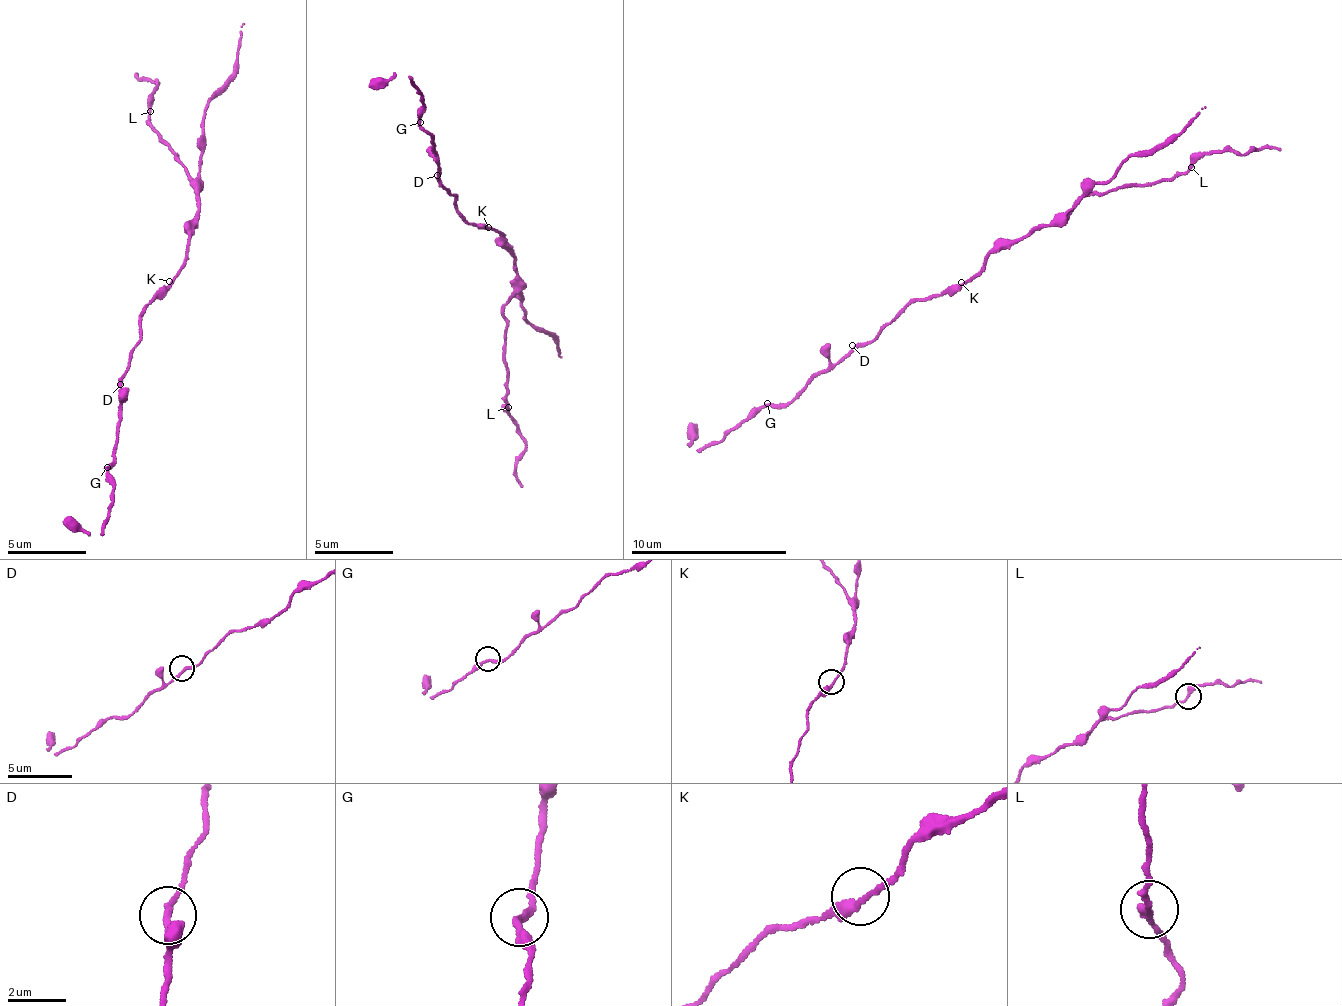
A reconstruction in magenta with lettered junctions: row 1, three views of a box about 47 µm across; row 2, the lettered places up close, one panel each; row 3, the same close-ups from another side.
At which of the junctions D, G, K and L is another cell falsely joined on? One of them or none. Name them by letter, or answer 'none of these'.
none of these

